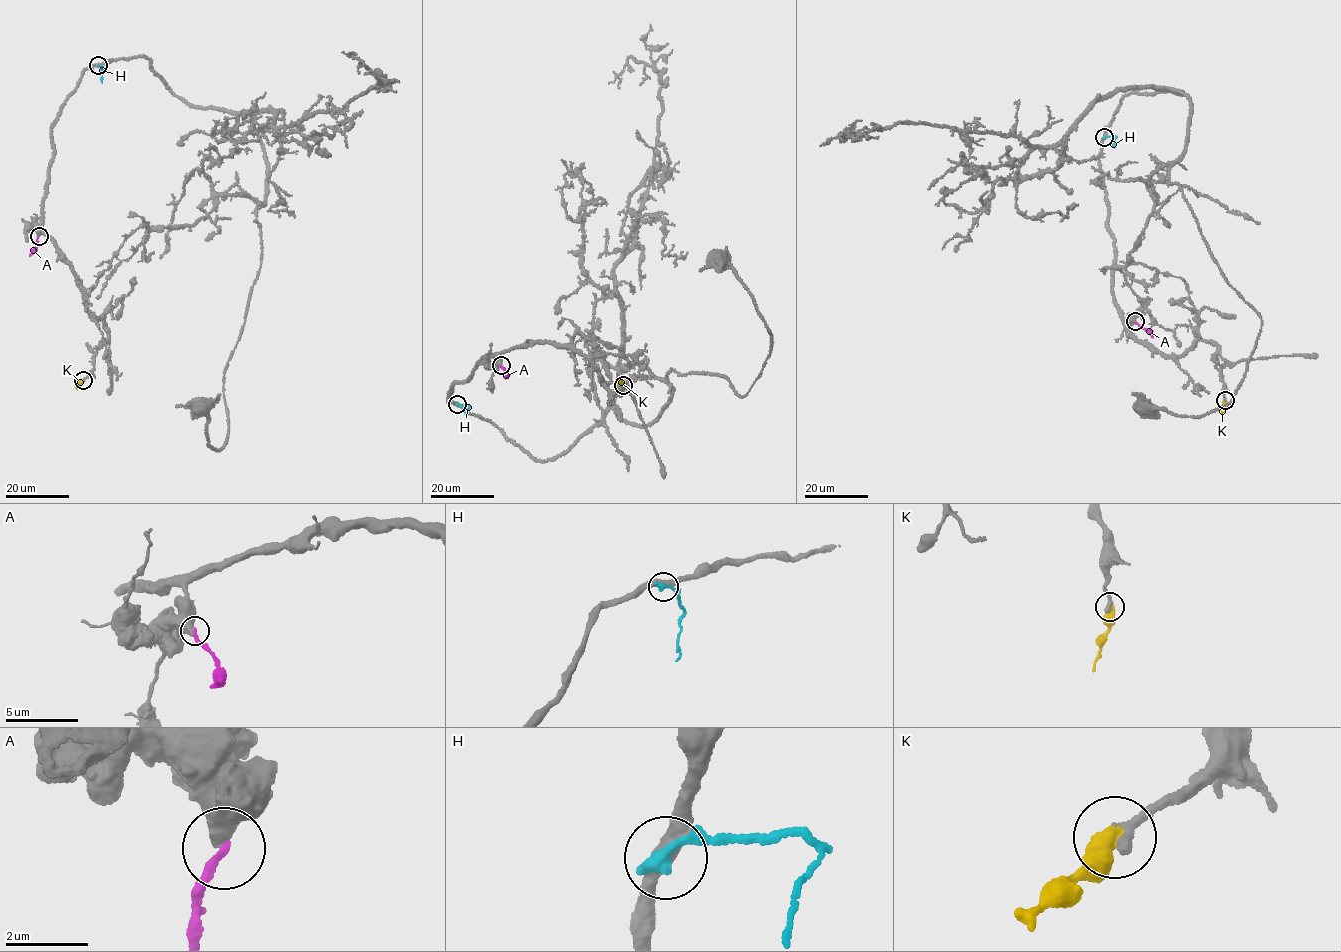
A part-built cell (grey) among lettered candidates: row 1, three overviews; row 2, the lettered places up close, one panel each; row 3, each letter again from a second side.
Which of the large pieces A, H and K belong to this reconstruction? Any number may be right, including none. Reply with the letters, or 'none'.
K

